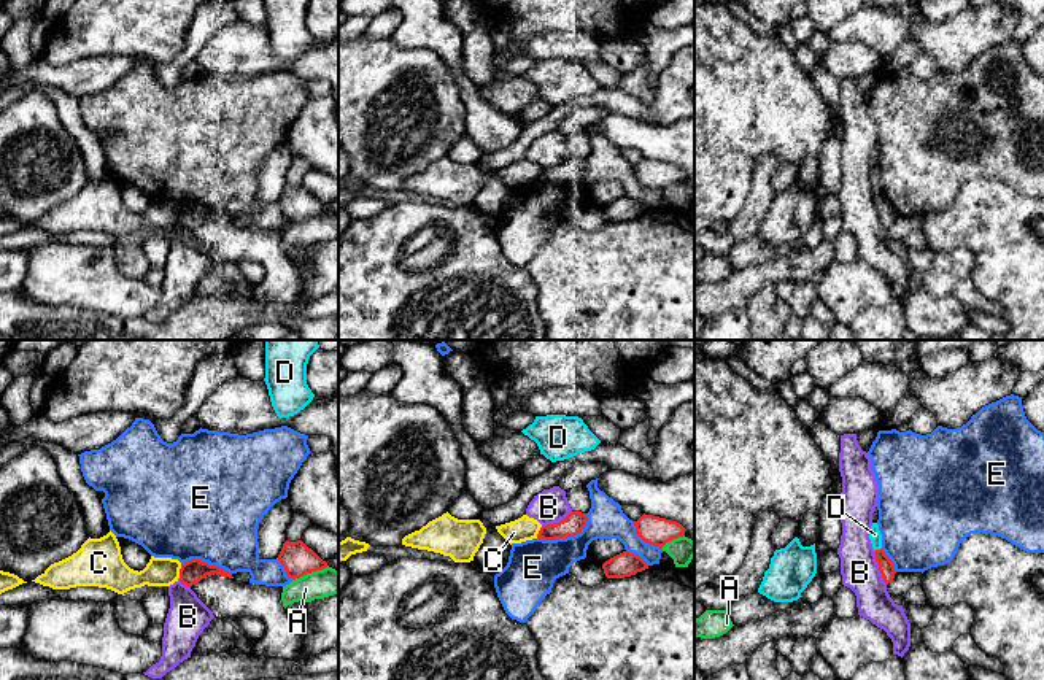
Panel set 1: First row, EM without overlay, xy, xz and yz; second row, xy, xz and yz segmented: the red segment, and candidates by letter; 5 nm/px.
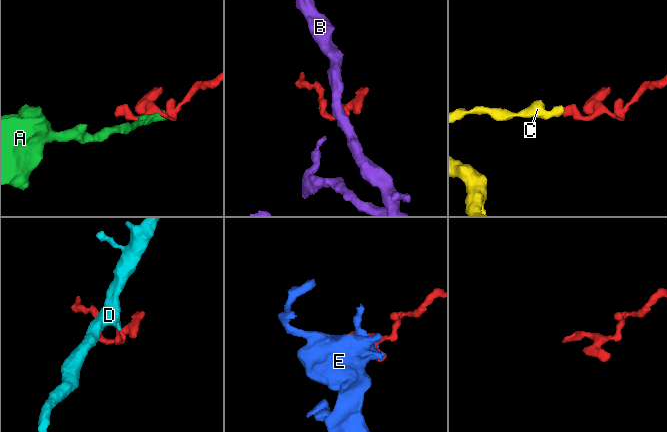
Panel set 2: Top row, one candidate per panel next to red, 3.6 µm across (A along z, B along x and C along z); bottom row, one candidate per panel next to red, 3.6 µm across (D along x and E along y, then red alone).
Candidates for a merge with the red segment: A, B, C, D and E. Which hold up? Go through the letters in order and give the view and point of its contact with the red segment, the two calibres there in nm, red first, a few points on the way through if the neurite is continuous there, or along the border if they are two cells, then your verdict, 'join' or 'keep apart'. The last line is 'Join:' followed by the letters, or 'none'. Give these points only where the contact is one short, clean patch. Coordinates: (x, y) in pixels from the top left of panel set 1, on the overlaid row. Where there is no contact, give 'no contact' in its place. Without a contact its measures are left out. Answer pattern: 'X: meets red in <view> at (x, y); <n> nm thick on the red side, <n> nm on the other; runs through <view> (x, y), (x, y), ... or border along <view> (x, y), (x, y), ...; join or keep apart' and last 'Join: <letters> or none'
A: meets red in xy at (310, 572); 160 nm thick on the red side, 140 nm on the other; border along xy (328, 566), (293, 580); keep apart
B: meets red in yz at (879, 567); 80 nm thick on the red side, 190 nm on the other; keep apart
C: meets red in xy at (180, 572); 120 nm thick on the red side, 140 nm on the other; border along xy (181, 564), (177, 579); keep apart
D: meets red in yz at (877, 550); 80 nm thick on the red side, 60 nm on the other; border along yz (881, 547), (874, 552); keep apart
E: meets red in xz at (566, 536); 110 nm thick on the red side, 260 nm on the other; keep apart
Join: none

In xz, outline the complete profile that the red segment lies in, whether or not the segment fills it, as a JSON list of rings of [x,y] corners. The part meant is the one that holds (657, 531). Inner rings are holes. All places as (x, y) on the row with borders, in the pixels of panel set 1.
[[[642,515],[637,521],[634,521],[636,534],[650,545],[663,548],[667,542],[683,537],[685,527],[666,518]]]

